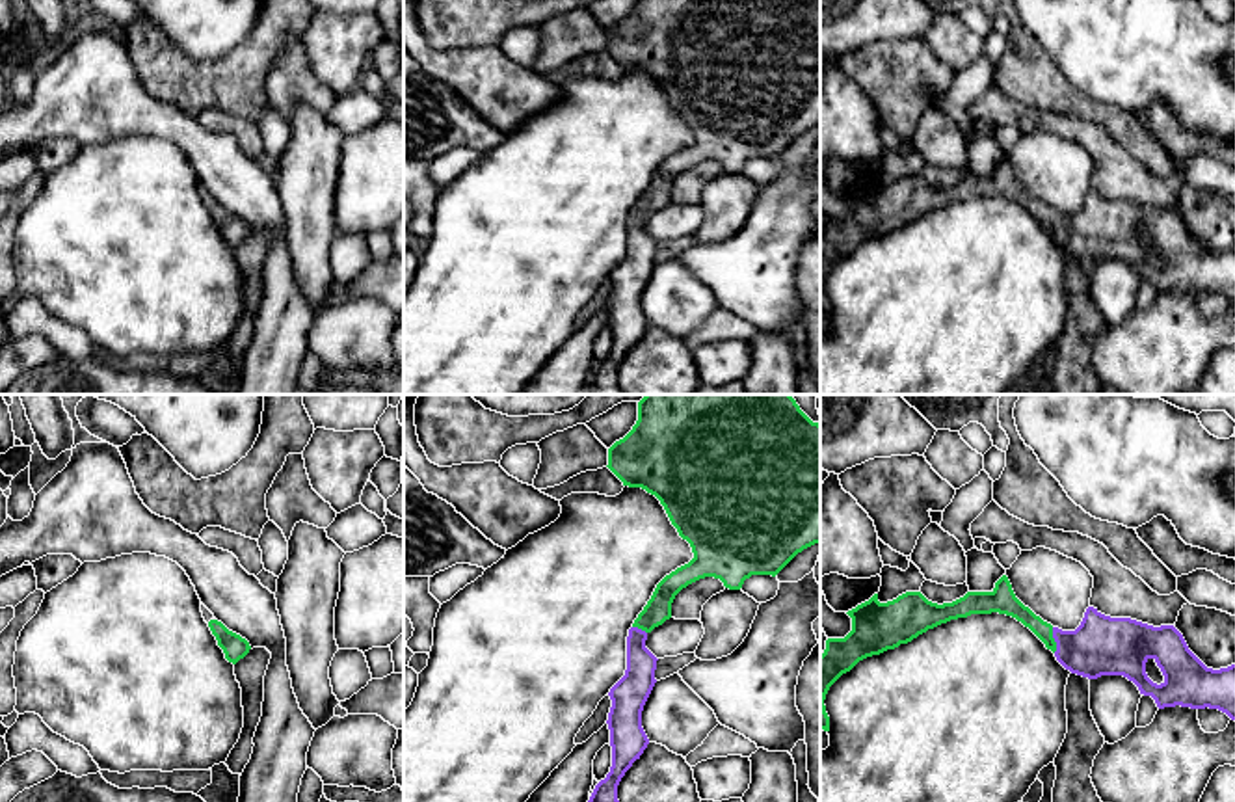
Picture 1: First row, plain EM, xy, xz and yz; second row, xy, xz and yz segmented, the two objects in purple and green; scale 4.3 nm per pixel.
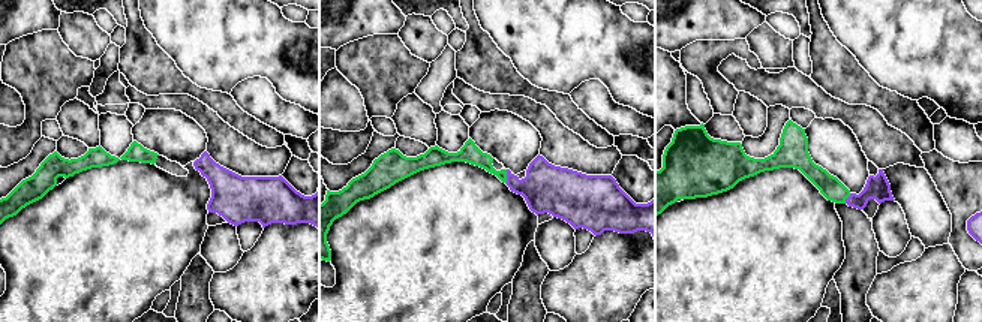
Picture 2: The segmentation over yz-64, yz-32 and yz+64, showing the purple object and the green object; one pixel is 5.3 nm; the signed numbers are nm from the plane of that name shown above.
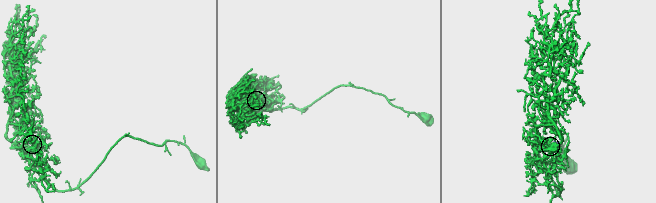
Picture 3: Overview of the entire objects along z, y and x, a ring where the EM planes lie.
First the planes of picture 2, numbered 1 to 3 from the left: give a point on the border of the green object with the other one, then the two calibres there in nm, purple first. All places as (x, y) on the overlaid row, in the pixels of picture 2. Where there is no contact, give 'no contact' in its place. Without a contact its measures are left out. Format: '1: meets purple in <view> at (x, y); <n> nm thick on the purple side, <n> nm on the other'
1: no contact
2: meets purple in yz-32 at (507, 177); 260 nm thick on the purple side, 110 nm on the other
3: meets purple in yz+64 at (847, 198); 130 nm thick on the purple side, 120 nm on the other

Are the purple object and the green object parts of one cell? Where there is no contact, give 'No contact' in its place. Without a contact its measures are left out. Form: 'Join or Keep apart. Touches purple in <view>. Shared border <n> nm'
Join. Touches purple in yz. Shared border 110 nm

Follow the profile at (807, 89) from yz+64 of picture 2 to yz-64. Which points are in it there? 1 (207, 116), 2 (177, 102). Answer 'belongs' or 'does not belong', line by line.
1: belongs
2: belongs

